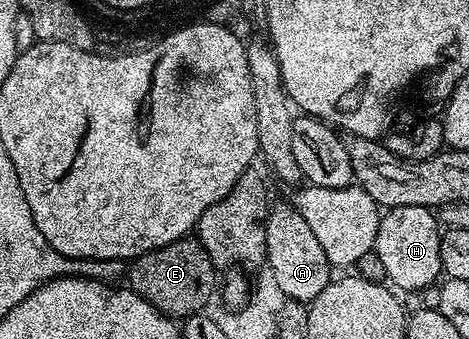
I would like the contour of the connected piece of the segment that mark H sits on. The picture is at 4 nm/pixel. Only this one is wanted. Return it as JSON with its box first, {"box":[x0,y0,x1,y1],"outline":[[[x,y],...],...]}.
{"box":[373,206,442,292],"outline":[[[394,206],[382,213],[373,249],[379,254],[379,261],[384,265],[386,279],[398,291],[419,292],[434,285],[442,277],[439,260],[442,233],[436,213],[428,206]]]}

